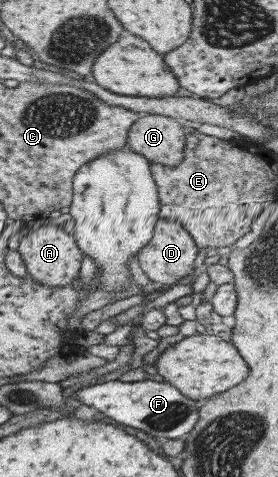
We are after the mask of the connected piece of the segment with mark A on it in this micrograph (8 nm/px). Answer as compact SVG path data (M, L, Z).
M41 222L34 223L26 235L19 238L16 251L31 279L45 285L45 288L63 288L79 273L82 252L75 245L74 239L59 227L45 227Z

